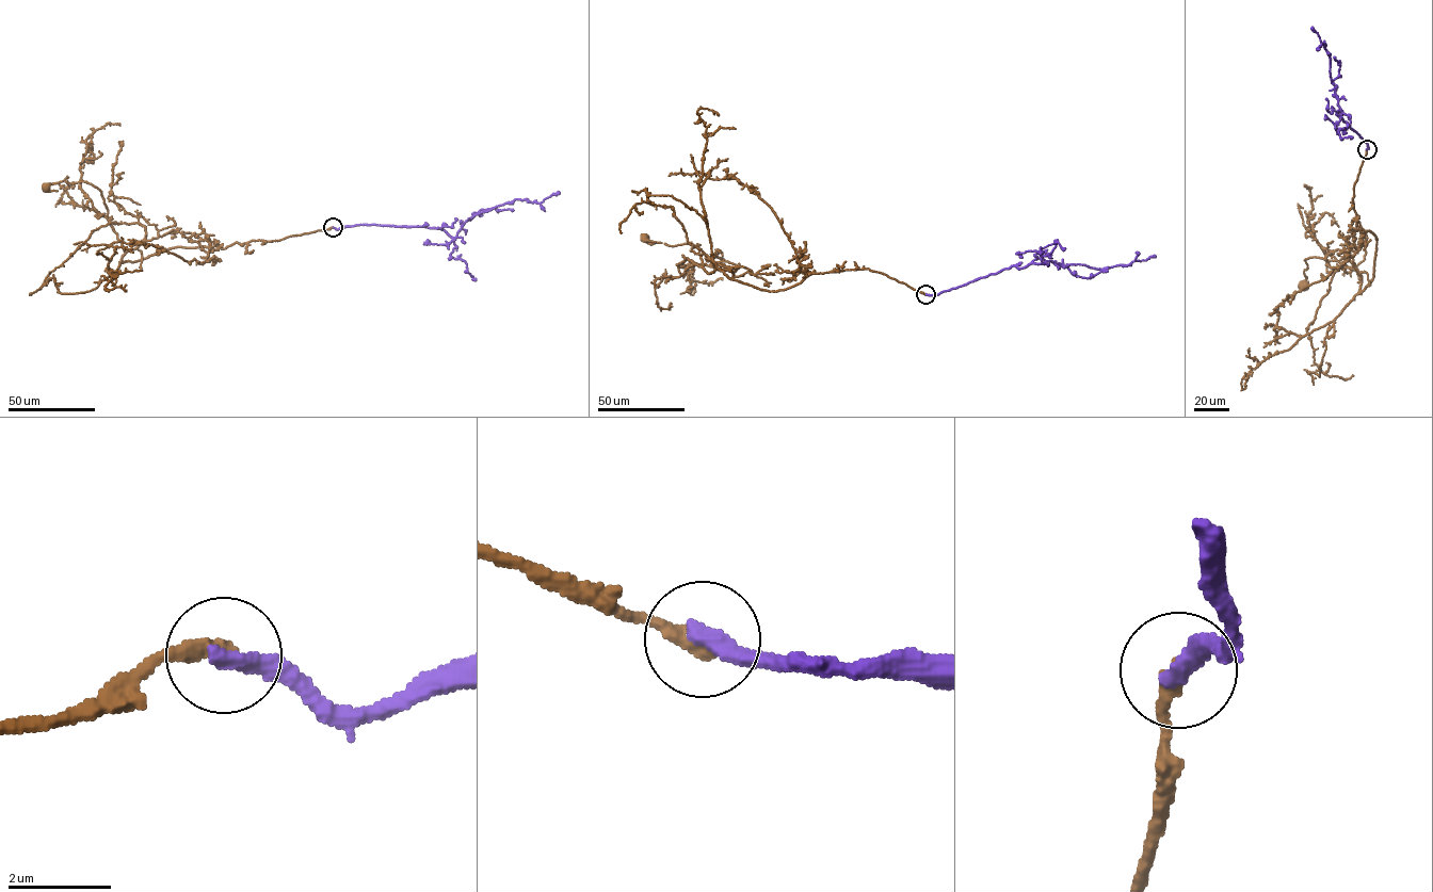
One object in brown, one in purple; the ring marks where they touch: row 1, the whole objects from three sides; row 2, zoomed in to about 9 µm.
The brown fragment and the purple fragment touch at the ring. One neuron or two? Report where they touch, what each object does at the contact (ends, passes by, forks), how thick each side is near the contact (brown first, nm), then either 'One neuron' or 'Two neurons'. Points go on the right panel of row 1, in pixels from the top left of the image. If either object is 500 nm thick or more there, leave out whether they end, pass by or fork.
Place: (1367, 149). At the ring brown ends. At the ring purple ends. Thickness 320 nm (brown) against 360 nm. Two neurons

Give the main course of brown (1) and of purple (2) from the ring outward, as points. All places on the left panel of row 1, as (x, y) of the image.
1: (333, 227), (215, 249), (170, 247), (123, 261), (126, 249), (109, 221), (100, 191), (84, 181), (46, 185)
2: (333, 227), (422, 226), (440, 228), (454, 239), (465, 222), (476, 214), (516, 199), (540, 203), (560, 192)

